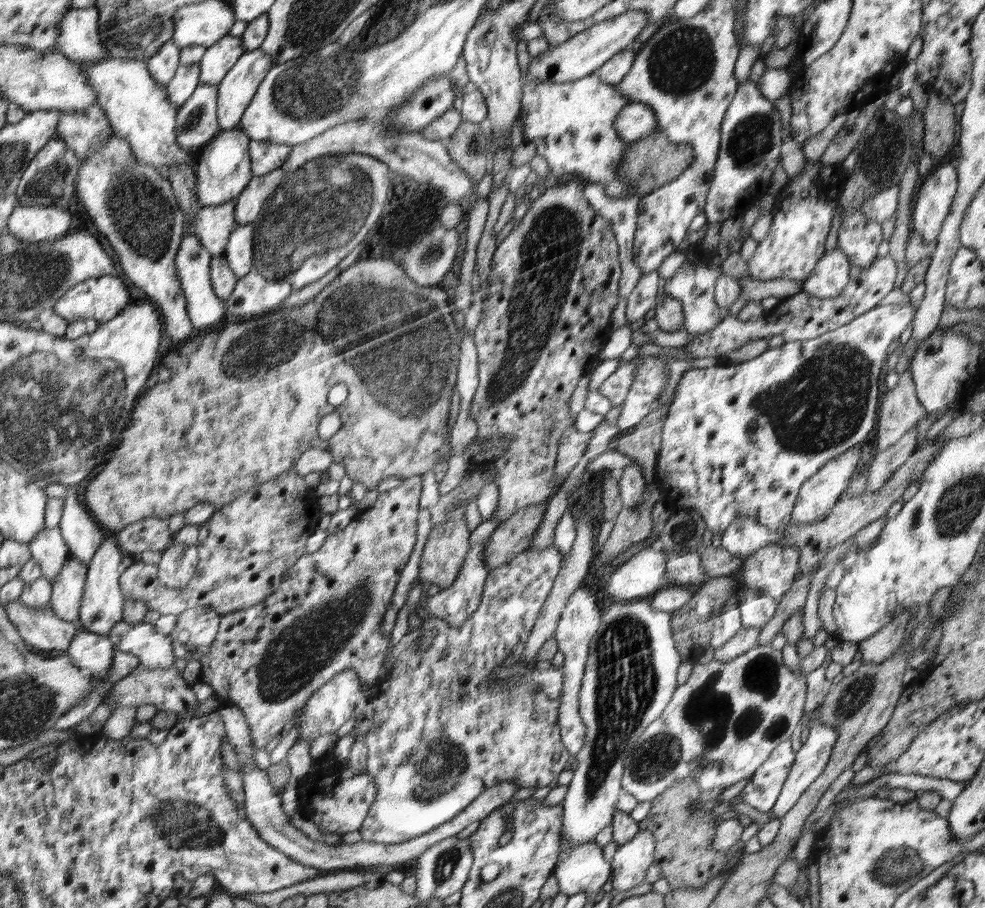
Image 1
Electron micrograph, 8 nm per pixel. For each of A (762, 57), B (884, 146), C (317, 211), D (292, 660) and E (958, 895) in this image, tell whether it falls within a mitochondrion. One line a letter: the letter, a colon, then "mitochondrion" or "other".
A: other
B: mitochondrion
C: mitochondrion
D: mitochondrion
E: other

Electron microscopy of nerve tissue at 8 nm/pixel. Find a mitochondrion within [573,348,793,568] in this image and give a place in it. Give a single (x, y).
(685, 532)

